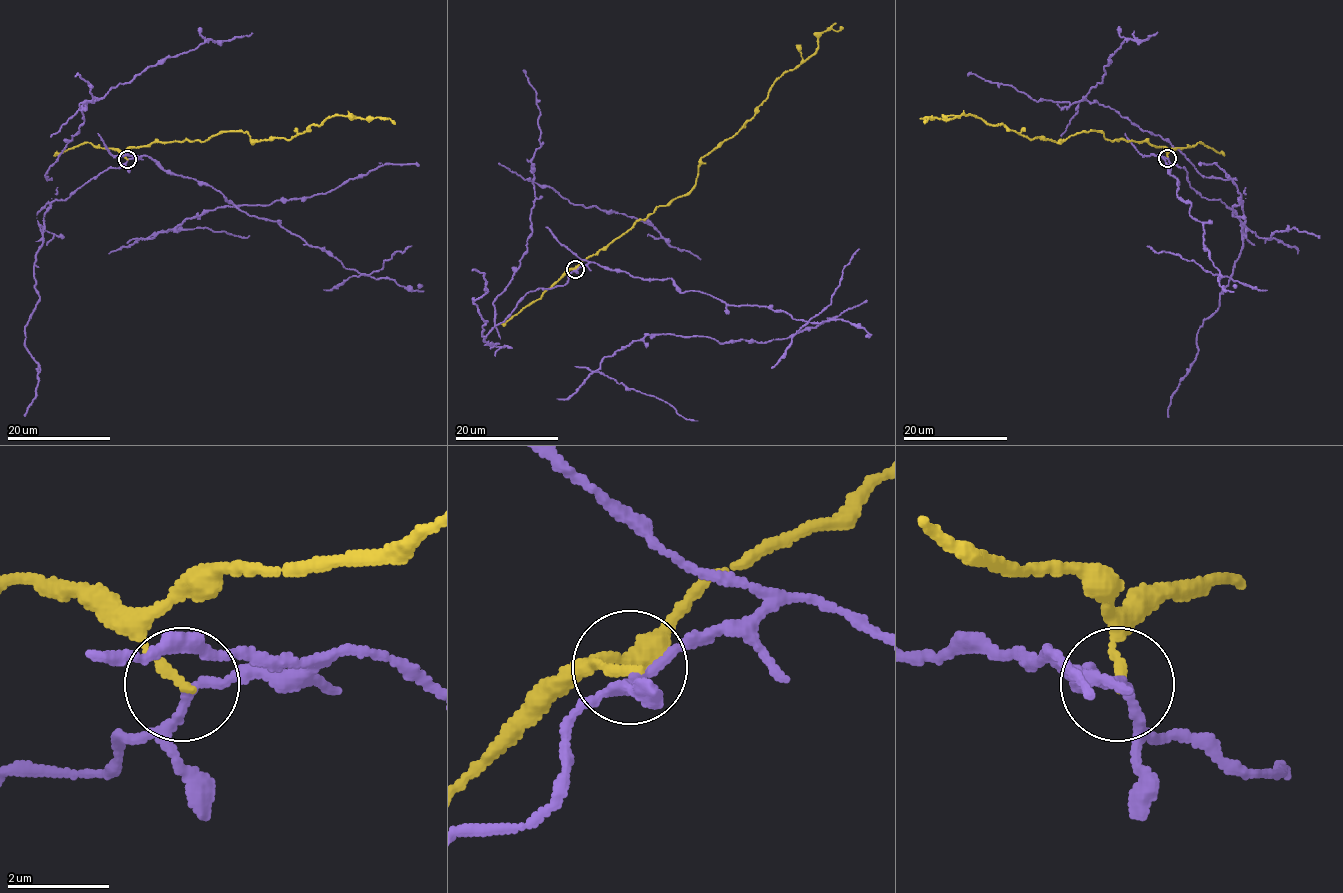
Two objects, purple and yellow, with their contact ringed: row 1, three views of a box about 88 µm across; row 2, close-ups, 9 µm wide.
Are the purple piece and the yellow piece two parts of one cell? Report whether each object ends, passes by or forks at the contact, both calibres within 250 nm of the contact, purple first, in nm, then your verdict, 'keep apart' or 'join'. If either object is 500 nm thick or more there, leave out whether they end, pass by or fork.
purple passes by; yellow ends; calibres 170 and 200 nm; keep apart

